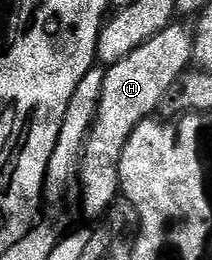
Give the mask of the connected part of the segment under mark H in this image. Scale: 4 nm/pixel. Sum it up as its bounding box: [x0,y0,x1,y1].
[80,24,194,218]

